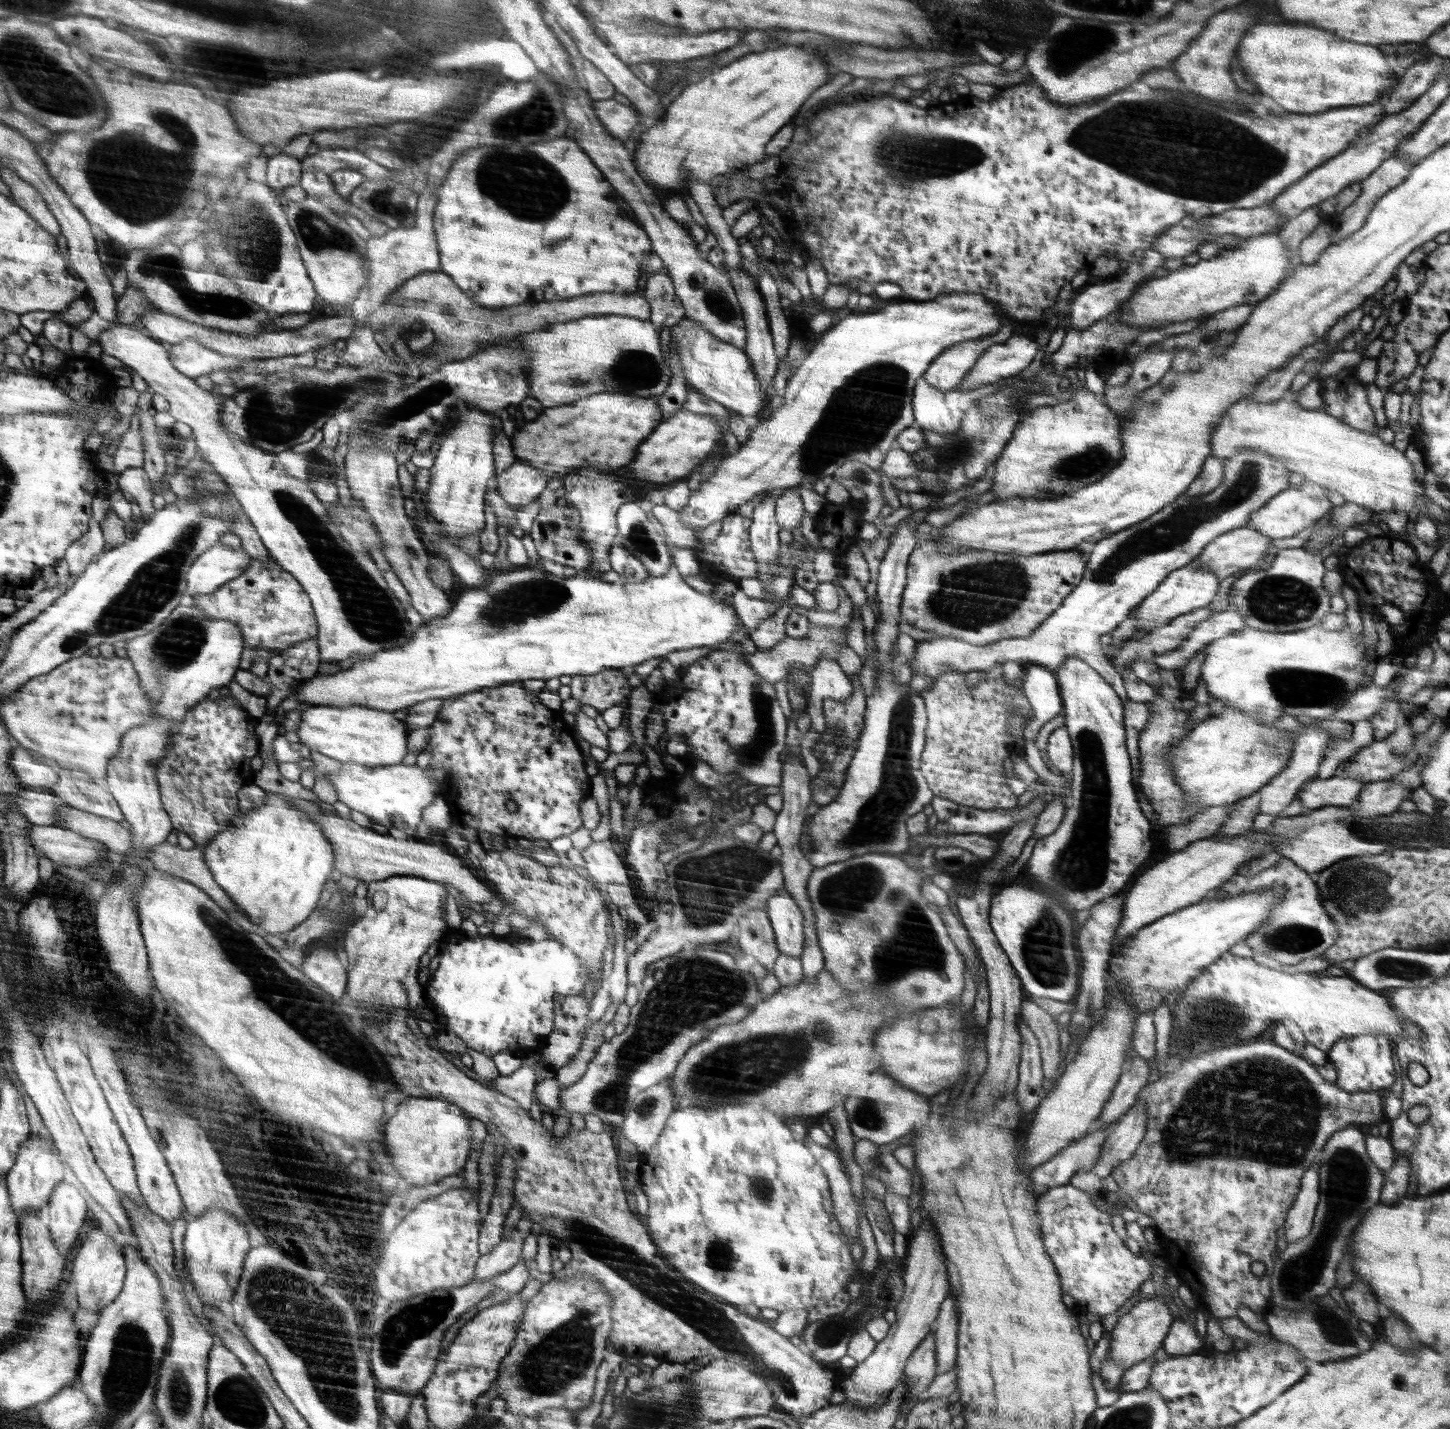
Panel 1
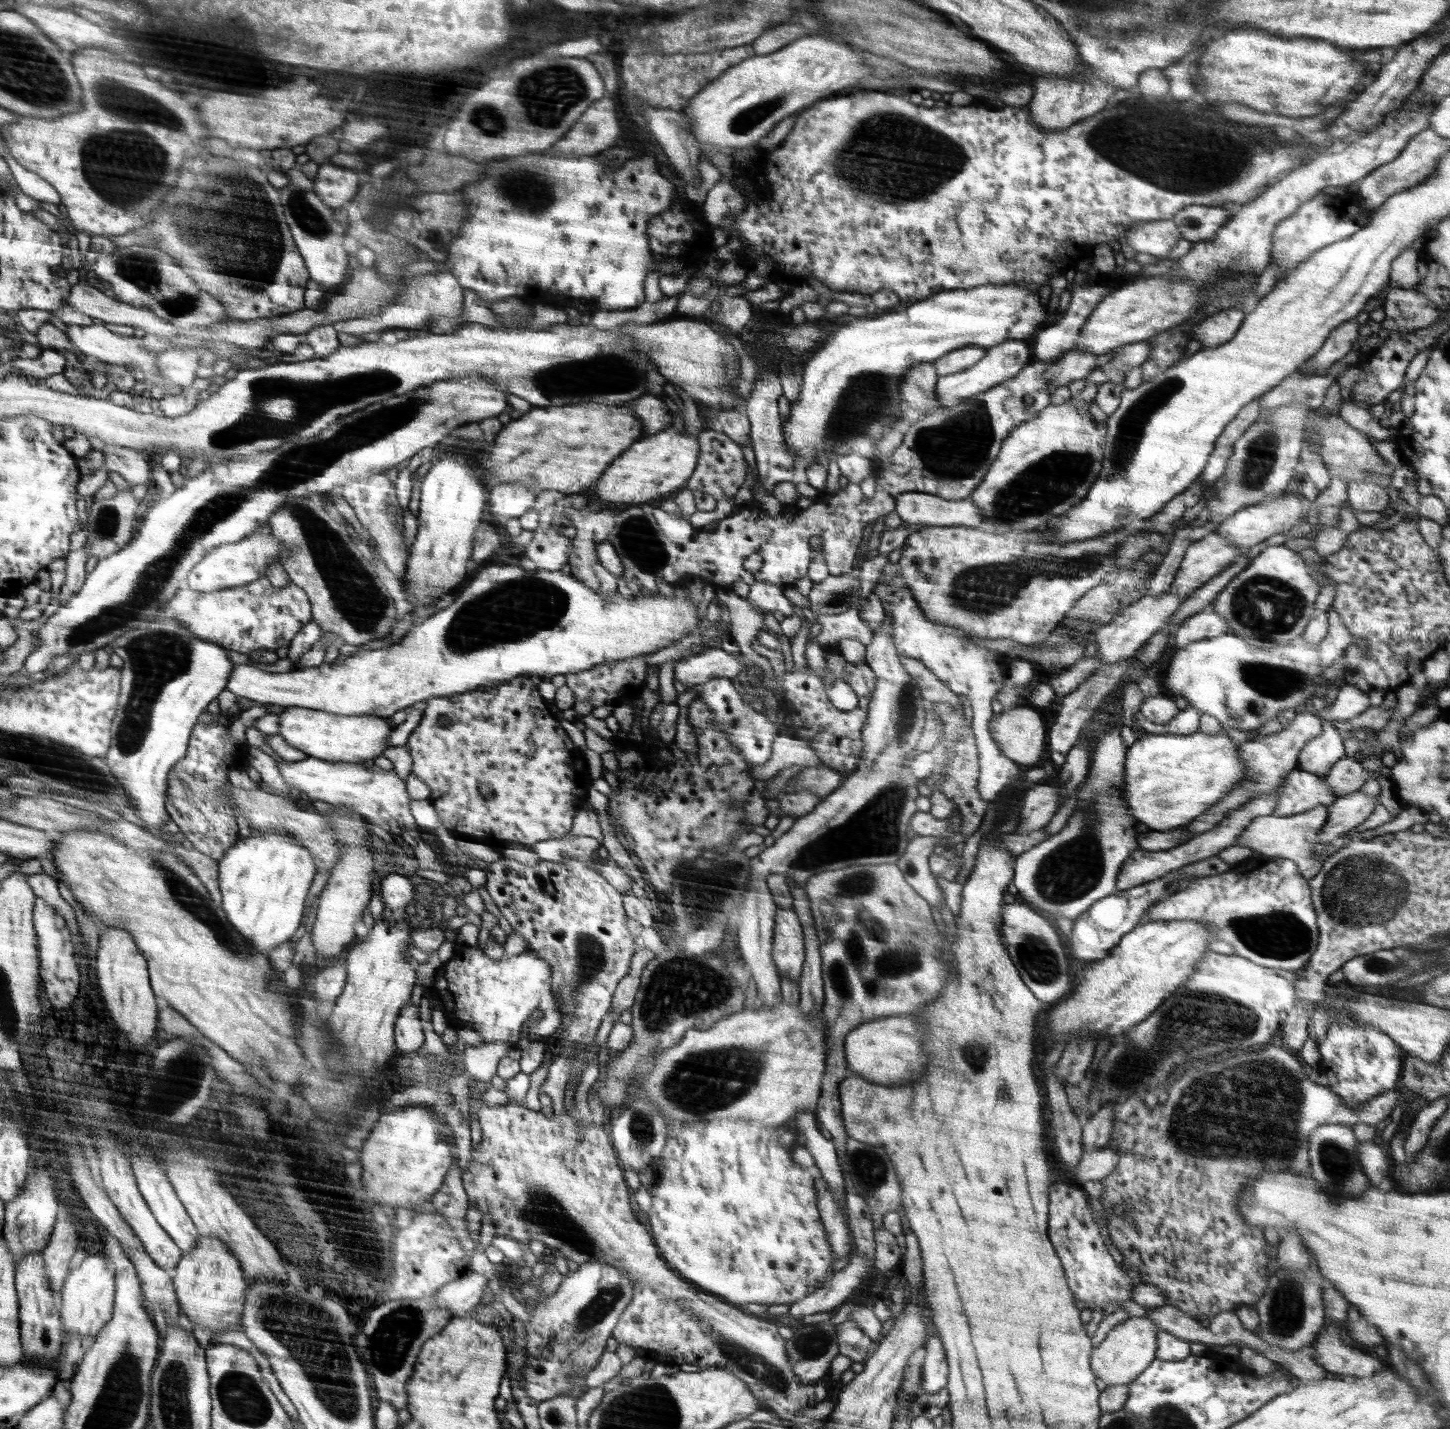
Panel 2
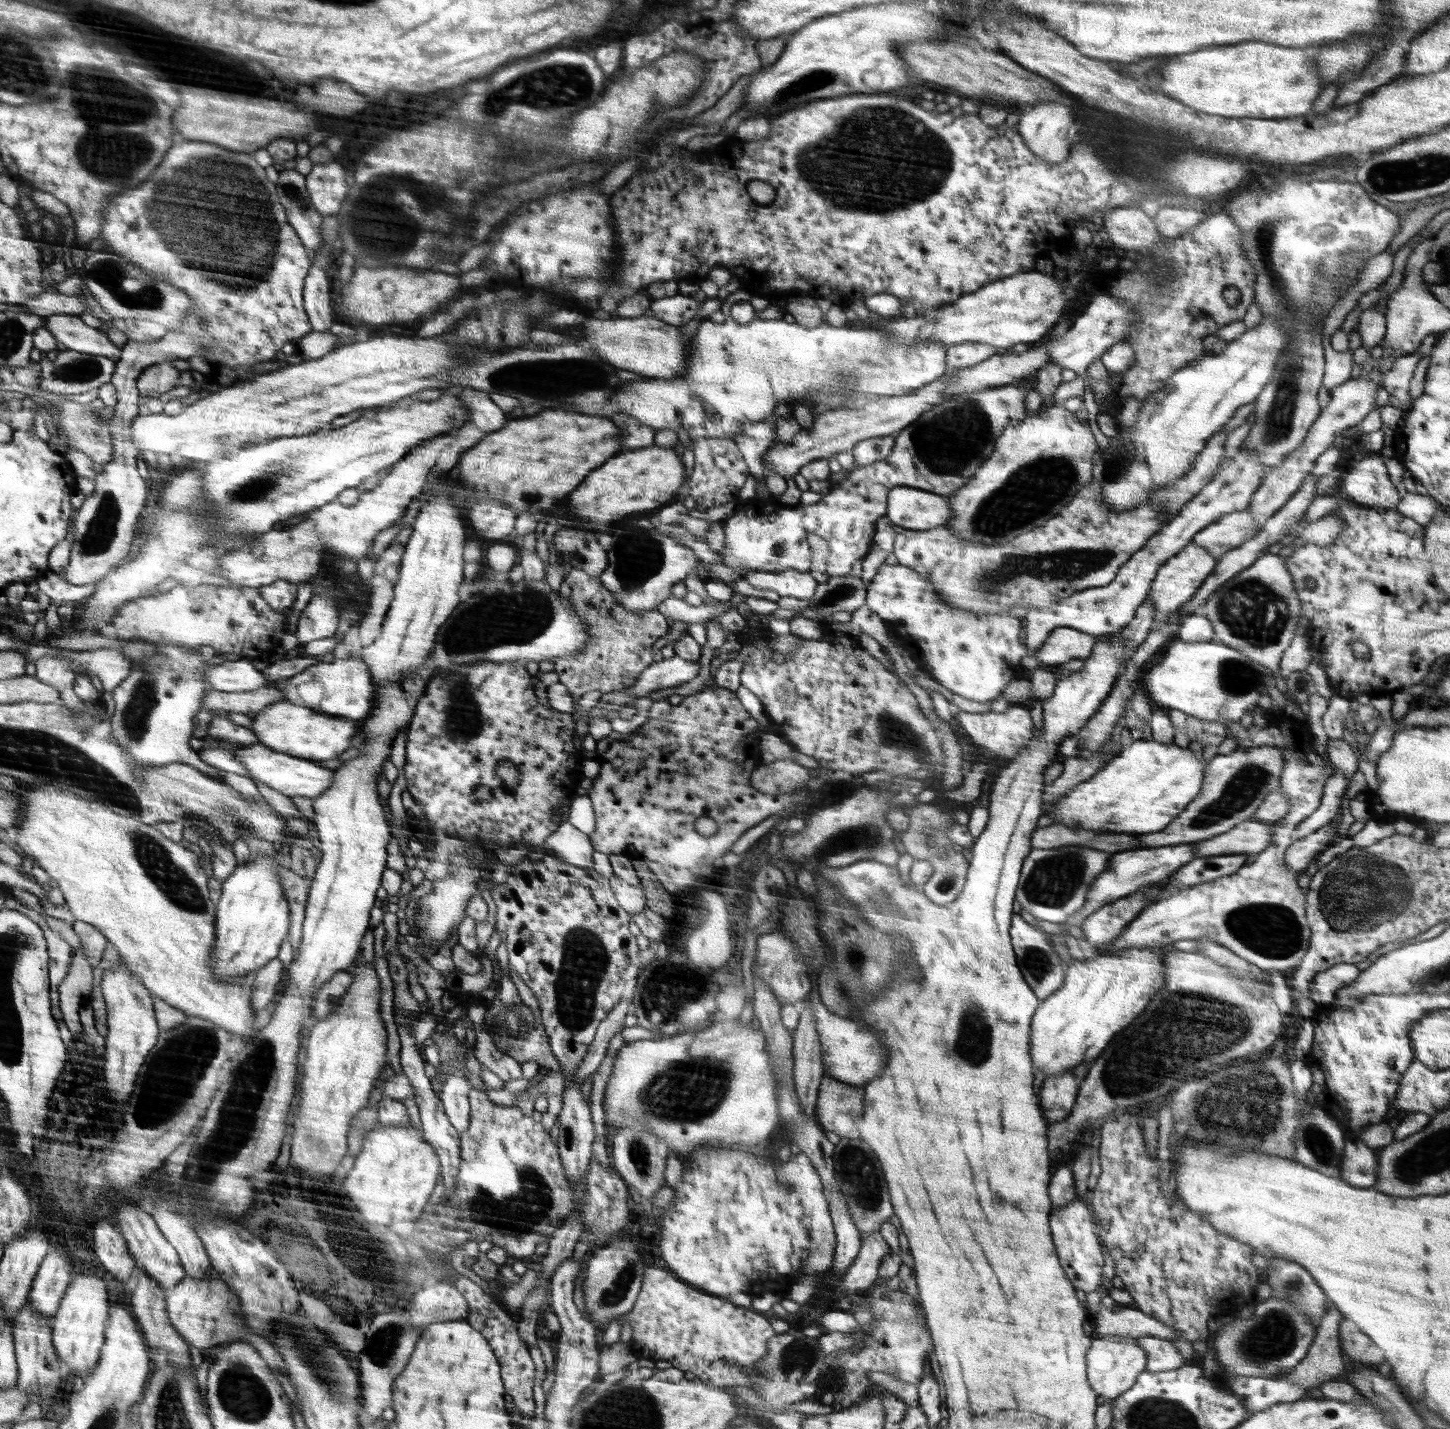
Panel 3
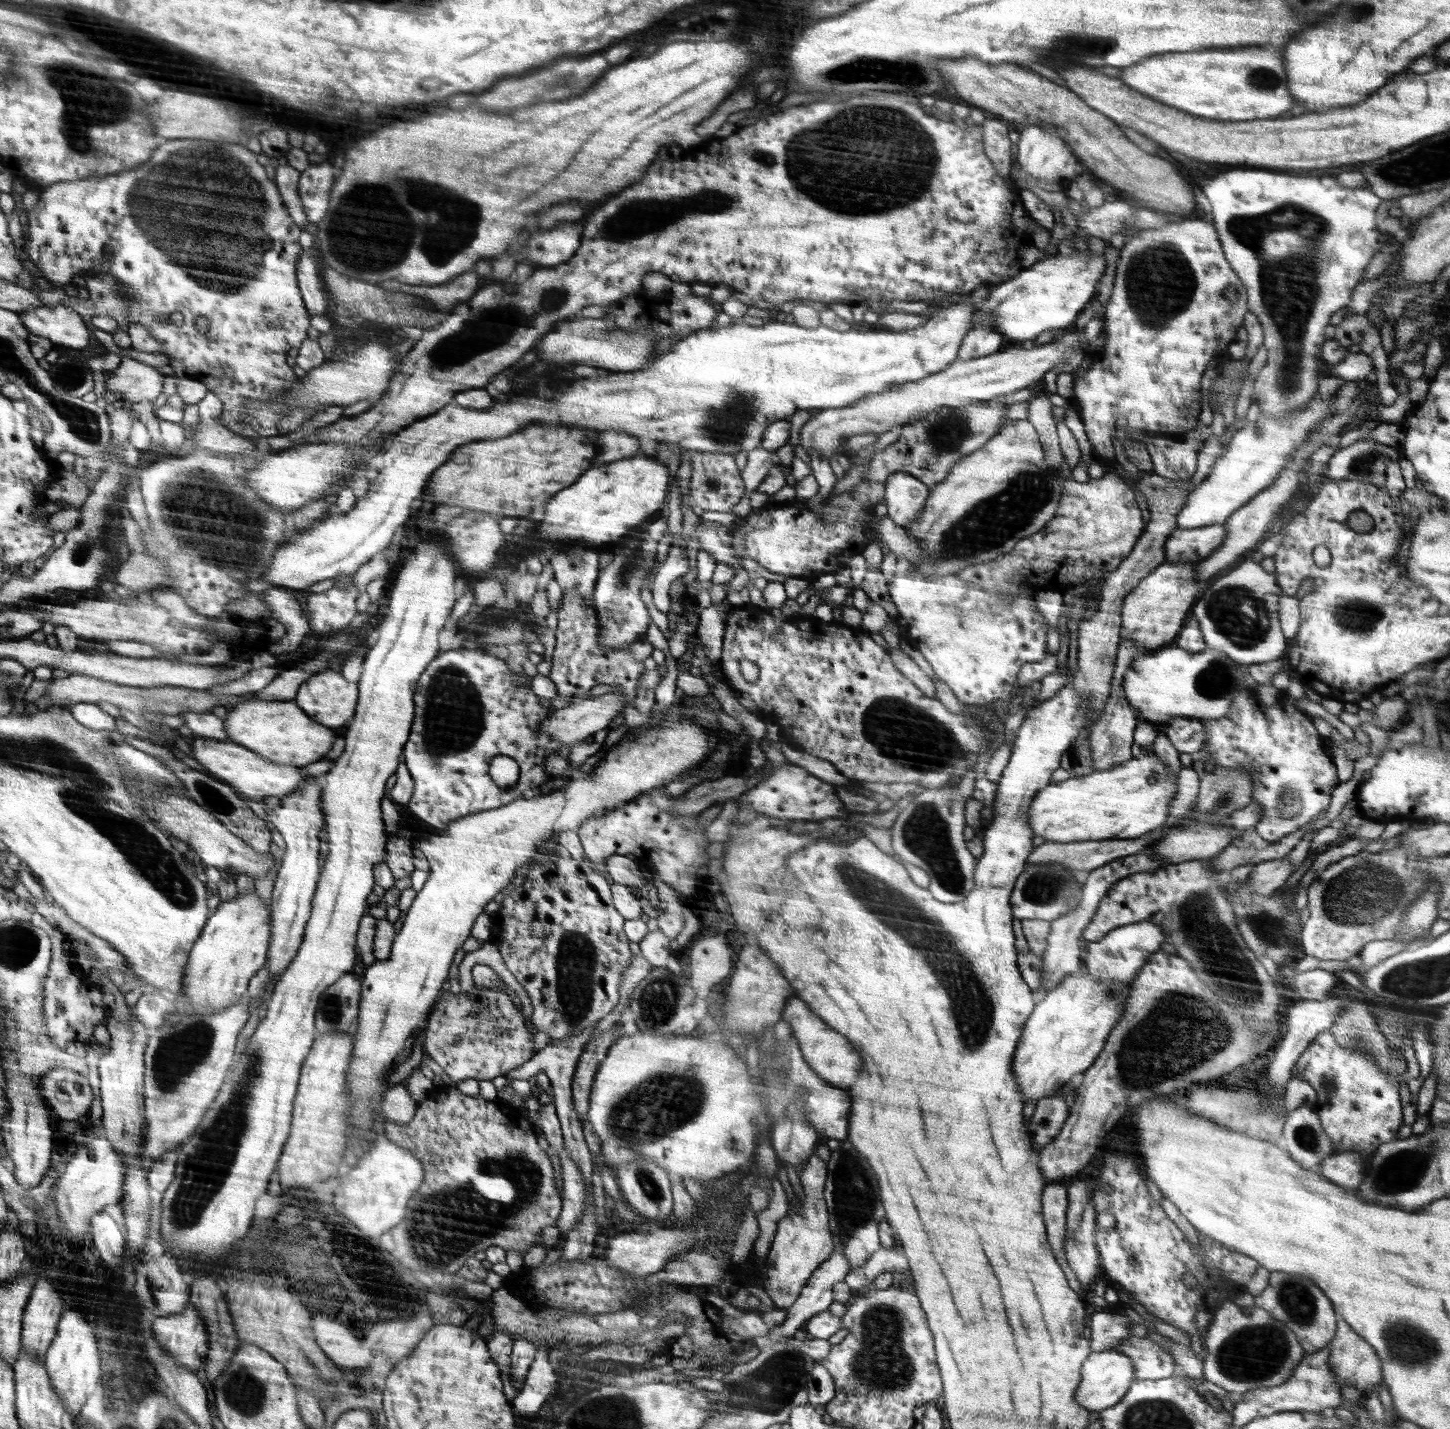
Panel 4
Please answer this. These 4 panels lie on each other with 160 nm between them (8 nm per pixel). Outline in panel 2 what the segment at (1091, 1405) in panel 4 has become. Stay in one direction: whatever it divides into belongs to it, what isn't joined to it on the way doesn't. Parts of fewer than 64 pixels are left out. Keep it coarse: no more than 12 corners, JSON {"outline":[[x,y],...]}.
{"outline":[[1130,1317],[1094,1347],[1107,1387],[1132,1383],[1155,1359],[1155,1322]]}

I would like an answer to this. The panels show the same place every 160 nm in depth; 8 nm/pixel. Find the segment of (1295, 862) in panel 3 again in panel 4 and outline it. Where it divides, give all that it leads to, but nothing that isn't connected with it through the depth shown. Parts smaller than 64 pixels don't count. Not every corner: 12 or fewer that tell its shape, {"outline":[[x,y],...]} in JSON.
{"outline":[[1287,859],[1256,863],[1247,878],[1251,893],[1281,890],[1296,867]]}

